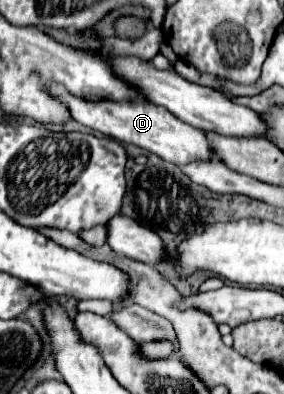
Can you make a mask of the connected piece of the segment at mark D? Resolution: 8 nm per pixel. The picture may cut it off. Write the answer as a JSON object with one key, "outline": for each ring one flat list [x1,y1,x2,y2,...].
{"outline":[[48,83,48,91,52,95,58,95,66,105,70,105,74,121,100,131,102,135,114,137,122,143,138,145,164,161,170,161,174,165,190,165,194,161,214,161,218,159,206,133,202,129,196,129,192,125,186,125,184,121,178,121,168,109,162,109,154,103,126,103,126,101,98,101,98,103,88,103,76,97,70,97,62,85]]}

